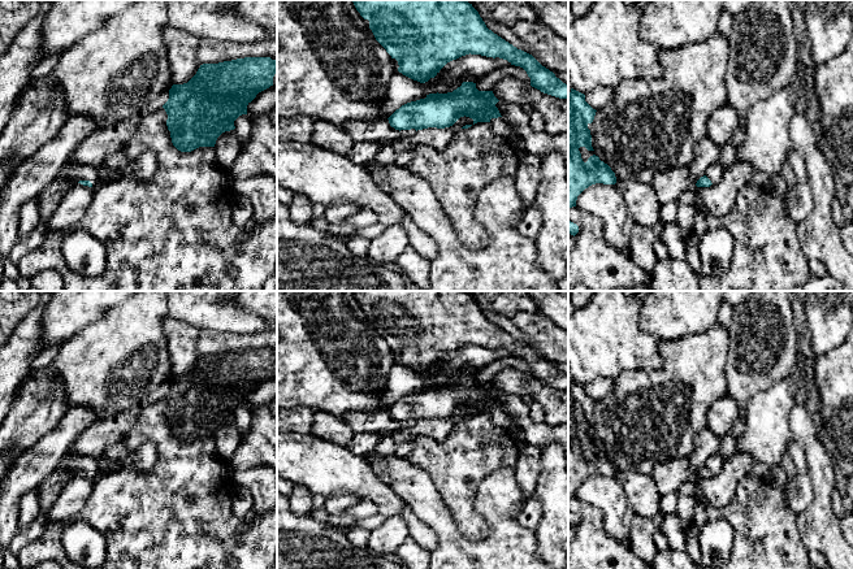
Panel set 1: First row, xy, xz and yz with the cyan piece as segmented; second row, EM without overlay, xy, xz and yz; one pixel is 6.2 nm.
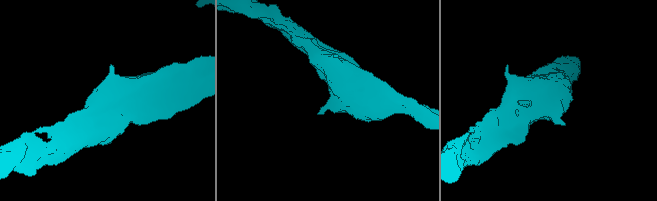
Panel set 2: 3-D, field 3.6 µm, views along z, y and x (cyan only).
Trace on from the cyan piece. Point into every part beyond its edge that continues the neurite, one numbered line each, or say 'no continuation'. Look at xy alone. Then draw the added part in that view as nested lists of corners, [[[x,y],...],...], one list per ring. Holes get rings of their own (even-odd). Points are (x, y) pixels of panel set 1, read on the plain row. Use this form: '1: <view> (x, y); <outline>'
1: xy (48, 490); [[[75,455],[64,456],[59,466],[36,487],[40,507],[38,517],[26,529],[20,530],[14,535],[7,551],[18,553],[23,547],[38,540],[44,534],[48,512],[56,503],[64,485],[68,482],[64,478],[65,472],[72,472],[73,474],[90,472],[92,477],[96,477],[99,470],[99,460]]]

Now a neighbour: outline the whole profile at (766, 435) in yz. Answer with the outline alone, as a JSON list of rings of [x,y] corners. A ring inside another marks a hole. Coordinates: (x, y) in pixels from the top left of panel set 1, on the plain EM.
[[[789,375],[755,392],[746,403],[746,418],[736,448],[755,461],[781,466],[792,440],[789,412],[796,405],[796,385]]]

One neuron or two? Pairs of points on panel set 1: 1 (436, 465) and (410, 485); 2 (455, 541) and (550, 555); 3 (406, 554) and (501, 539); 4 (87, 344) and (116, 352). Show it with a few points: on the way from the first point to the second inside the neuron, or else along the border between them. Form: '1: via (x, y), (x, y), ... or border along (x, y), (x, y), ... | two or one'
1: border along (407, 457), (429, 476), (437, 493), (444, 499) | two
2: border along (533, 531), (538, 555) | two
3: border along (429, 552), (431, 555) | two
4: via (94, 351), (109, 352) | one

